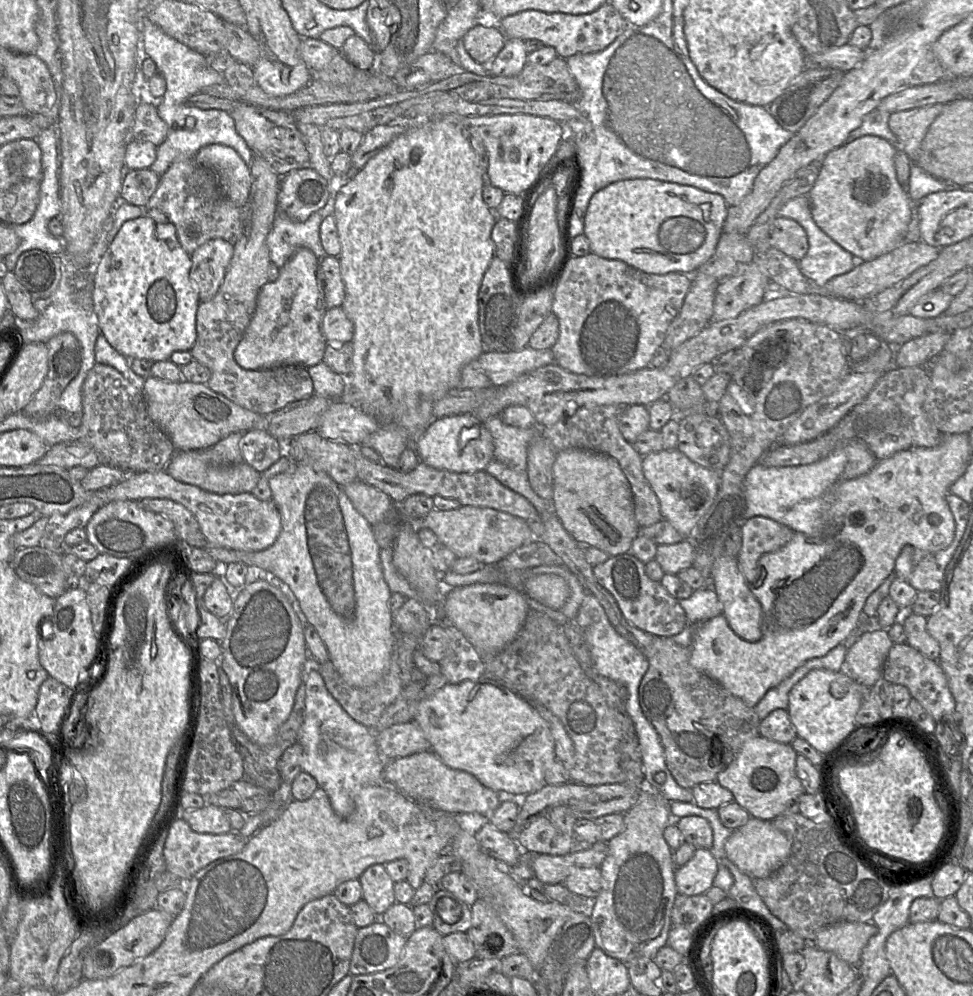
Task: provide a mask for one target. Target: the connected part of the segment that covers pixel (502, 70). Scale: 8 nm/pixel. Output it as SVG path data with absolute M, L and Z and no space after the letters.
M508 38L502 51L485 65L493 76L514 76L527 65L528 55L525 40Z

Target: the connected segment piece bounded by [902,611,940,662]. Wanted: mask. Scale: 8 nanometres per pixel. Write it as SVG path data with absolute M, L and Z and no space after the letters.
M907 611L902 615L906 643L925 657L939 662L939 643L927 631L927 617Z

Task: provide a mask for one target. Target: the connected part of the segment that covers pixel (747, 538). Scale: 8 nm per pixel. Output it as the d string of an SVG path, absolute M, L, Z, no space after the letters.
M753 516L742 523L742 545L737 556L740 570L750 585L761 574L759 558L784 547L794 536L790 527L764 516Z

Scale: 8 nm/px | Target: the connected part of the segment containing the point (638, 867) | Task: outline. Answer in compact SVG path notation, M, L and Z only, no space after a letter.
M641 789L635 805L624 814L623 831L607 842L607 856L599 867L602 888L599 895L590 901L588 915L592 922L595 946L625 964L638 957L654 959L658 950L668 943L673 926L671 912L678 892L674 879L673 851L666 843L663 831L669 824L677 824L678 820L670 812L669 801L658 793Z

